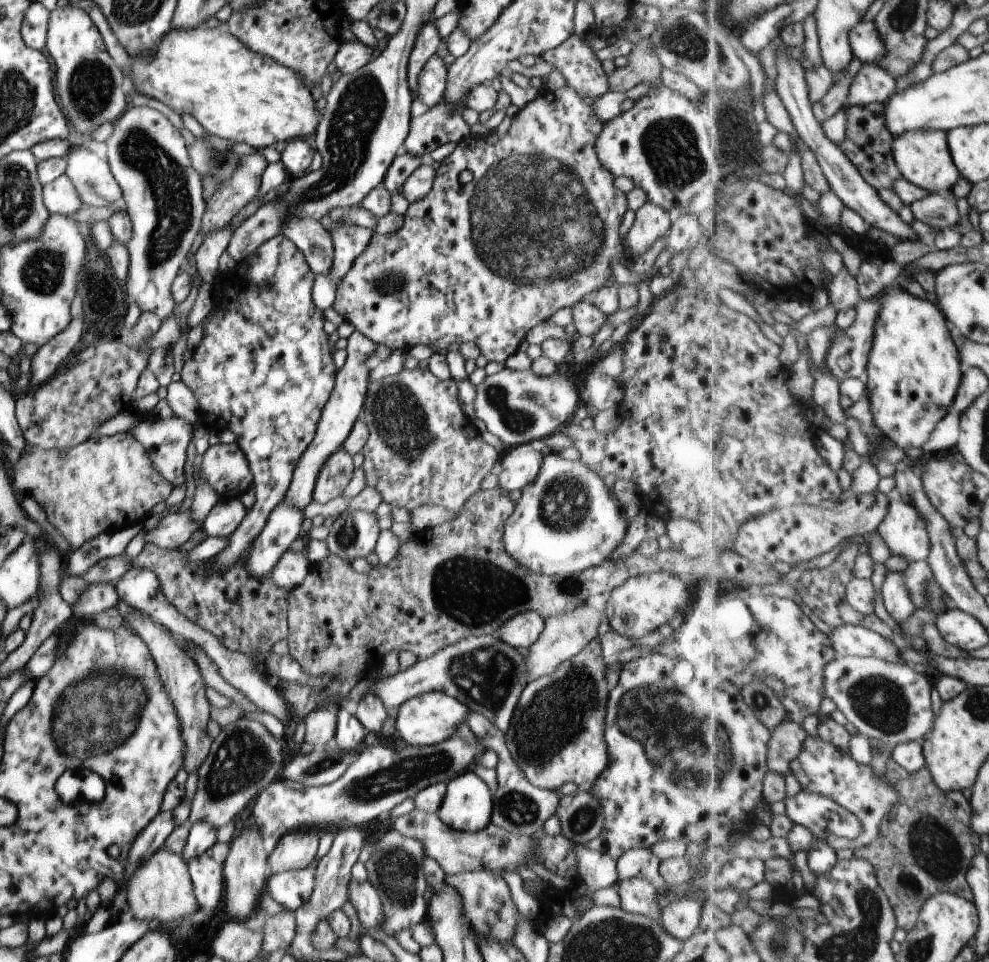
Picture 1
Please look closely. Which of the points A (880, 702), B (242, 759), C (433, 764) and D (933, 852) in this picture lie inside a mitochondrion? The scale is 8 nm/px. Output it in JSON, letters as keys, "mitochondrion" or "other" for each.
{"A":"mitochondrion","B":"mitochondrion","C":"mitochondrion","D":"mitochondrion"}

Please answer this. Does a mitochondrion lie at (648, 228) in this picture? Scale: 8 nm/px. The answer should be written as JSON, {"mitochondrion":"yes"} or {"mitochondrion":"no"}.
{"mitochondrion":"no"}

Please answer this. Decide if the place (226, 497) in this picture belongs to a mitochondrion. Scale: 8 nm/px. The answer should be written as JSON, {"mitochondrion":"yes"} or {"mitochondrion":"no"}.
{"mitochondrion":"no"}

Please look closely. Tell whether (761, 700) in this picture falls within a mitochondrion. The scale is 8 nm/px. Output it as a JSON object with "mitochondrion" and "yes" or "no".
{"mitochondrion":"yes"}

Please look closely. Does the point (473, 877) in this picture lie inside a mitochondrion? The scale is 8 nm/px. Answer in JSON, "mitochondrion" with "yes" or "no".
{"mitochondrion":"no"}

